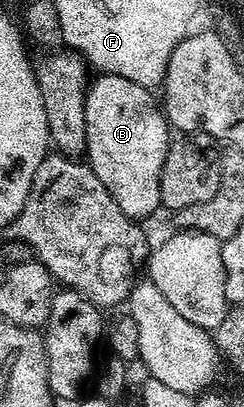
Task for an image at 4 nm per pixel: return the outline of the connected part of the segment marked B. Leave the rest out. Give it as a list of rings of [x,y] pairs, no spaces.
[[[105,74],[97,75],[89,83],[86,96],[86,163],[98,174],[98,182],[110,190],[110,198],[118,202],[118,210],[137,222],[144,222],[155,208],[161,207],[160,179],[170,143],[168,117],[157,97],[155,100],[152,96],[149,89],[128,78]]]

